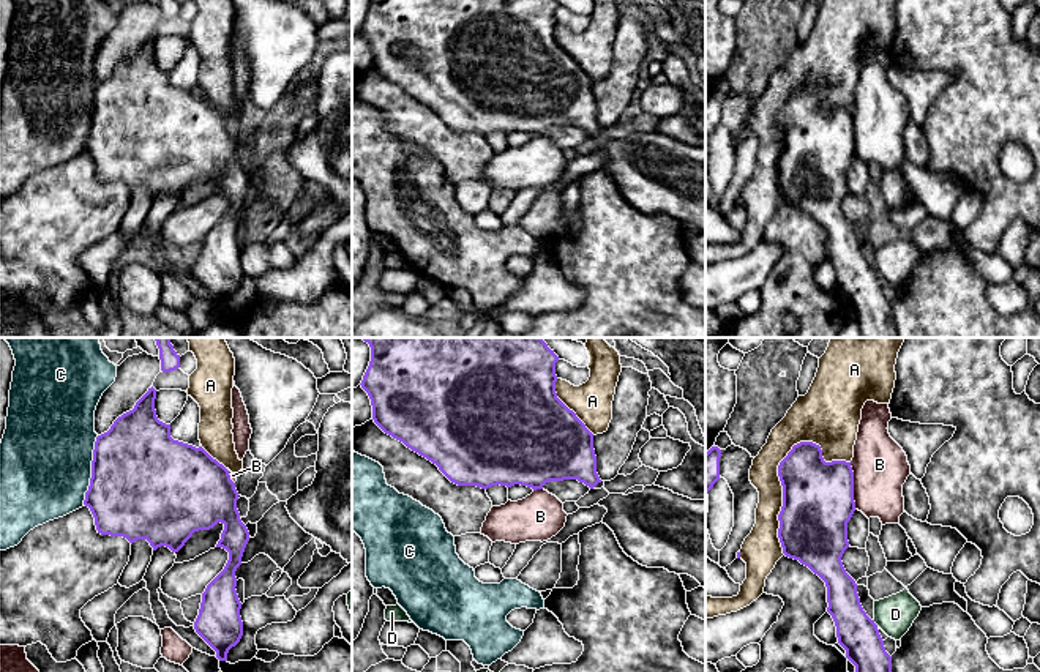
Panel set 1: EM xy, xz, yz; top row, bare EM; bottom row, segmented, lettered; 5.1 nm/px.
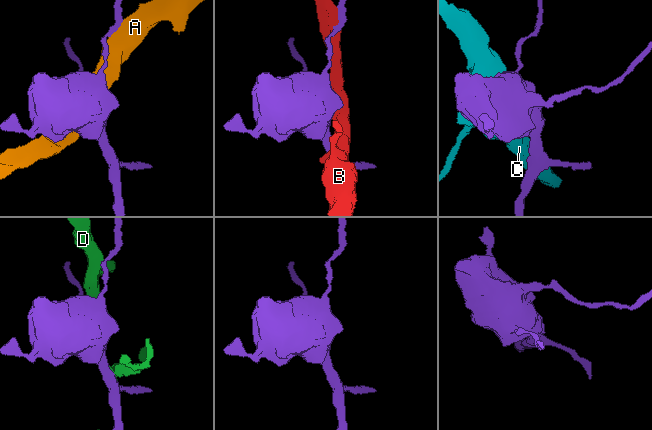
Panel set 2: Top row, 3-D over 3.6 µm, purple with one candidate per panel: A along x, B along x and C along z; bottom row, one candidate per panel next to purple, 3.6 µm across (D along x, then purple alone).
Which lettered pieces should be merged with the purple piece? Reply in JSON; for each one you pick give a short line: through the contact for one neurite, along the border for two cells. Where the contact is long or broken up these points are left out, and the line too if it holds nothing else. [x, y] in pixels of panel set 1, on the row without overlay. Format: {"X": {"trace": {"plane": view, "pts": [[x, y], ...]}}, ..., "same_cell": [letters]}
{"same_cell": []}

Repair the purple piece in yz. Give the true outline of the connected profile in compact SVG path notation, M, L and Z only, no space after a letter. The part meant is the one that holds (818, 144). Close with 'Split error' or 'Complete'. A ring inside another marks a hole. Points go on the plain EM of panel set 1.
M800 88L780 109L778 123L783 133L778 161L783 200L825 229L827 259L835 268L838 290L855 312L860 338L896 338L892 303L841 208L849 194L847 169L855 158L851 109L825 109L819 91Z. Complete

